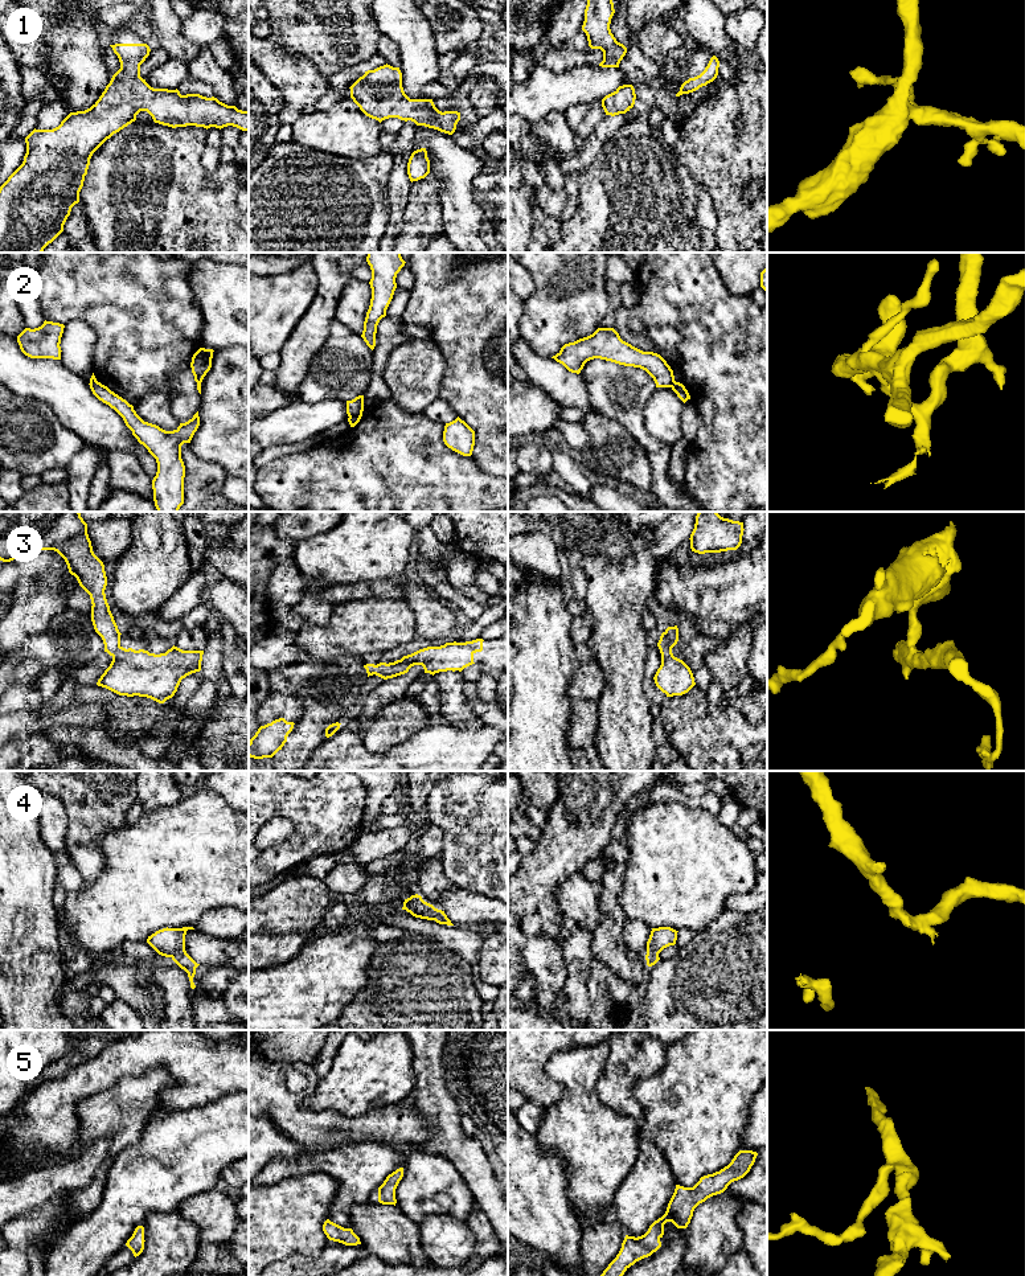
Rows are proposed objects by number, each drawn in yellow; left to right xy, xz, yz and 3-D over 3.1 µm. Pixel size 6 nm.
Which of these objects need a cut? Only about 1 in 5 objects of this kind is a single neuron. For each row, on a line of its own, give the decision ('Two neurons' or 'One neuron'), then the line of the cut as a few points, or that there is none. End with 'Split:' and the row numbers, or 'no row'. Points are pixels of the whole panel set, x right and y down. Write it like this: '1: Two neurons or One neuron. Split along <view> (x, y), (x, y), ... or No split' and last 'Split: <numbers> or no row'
1: One neuron. No split
2: Two neurons. Split along xz (361, 411), (349, 418)
3: One neuron. No split
4: Two neurons. Split along xz (426, 903), (426, 909), (435, 919)
5: One neuron. No split
Split: 2, 4

